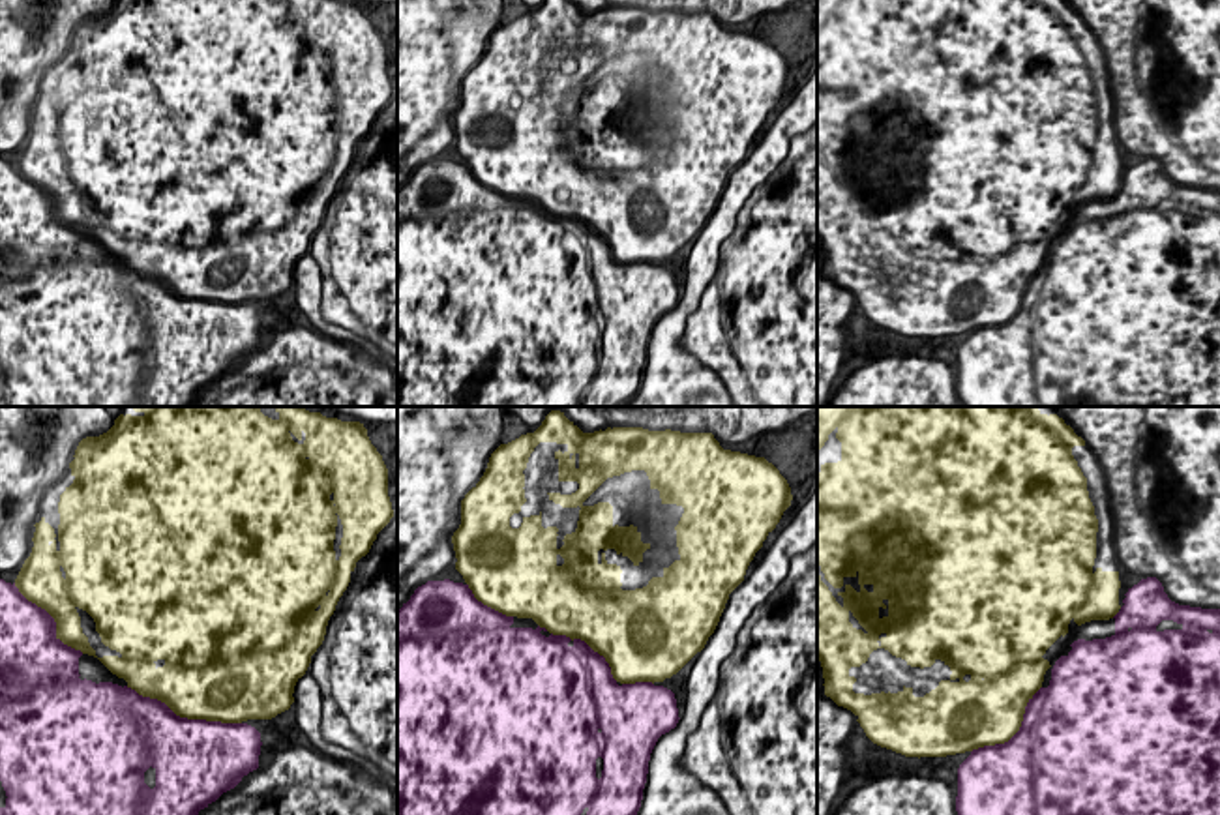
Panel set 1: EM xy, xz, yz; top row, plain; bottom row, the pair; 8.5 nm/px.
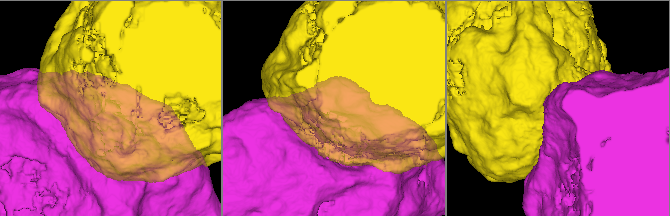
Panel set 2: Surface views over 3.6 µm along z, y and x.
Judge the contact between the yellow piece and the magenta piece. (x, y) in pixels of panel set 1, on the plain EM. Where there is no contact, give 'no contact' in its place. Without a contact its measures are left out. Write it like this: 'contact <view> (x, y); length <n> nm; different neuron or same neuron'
contact xy (184, 296); length 1050 nm; different neuron

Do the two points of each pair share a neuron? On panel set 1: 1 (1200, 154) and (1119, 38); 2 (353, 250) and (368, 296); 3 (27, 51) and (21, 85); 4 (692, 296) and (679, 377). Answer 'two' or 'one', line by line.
1: one
2: one
3: one
4: one

